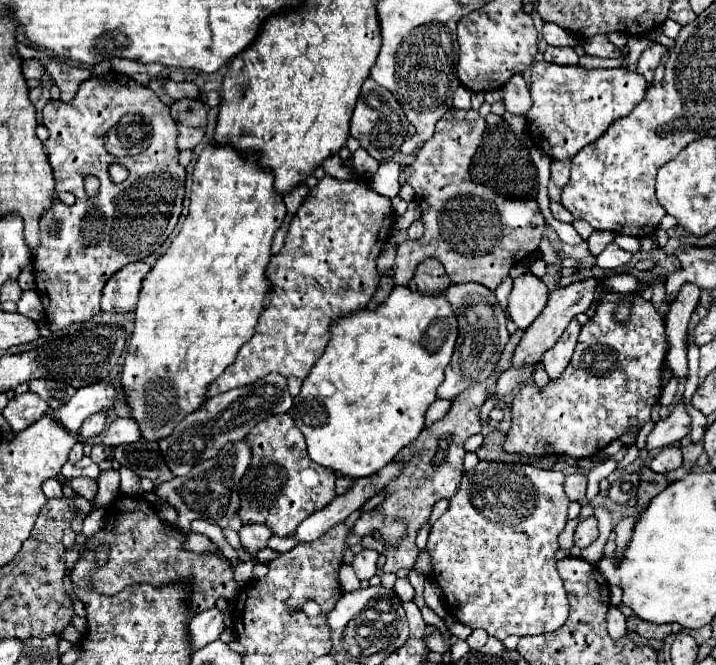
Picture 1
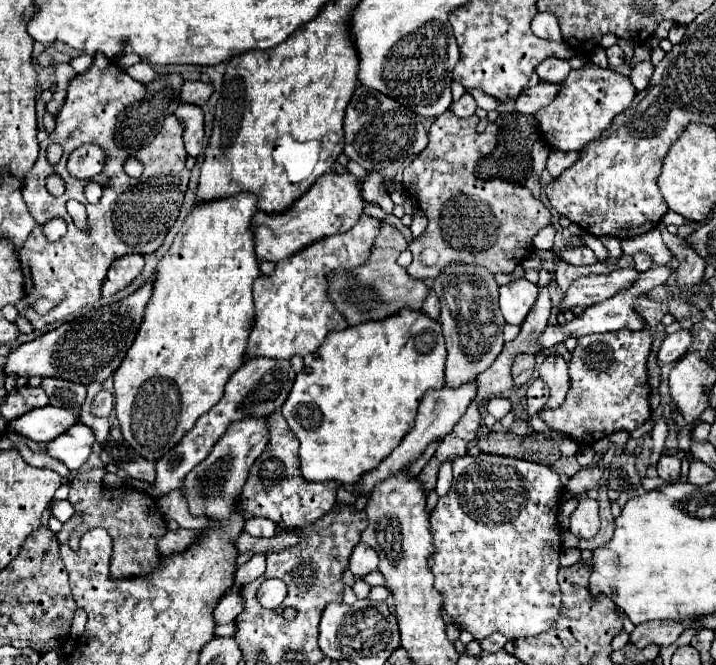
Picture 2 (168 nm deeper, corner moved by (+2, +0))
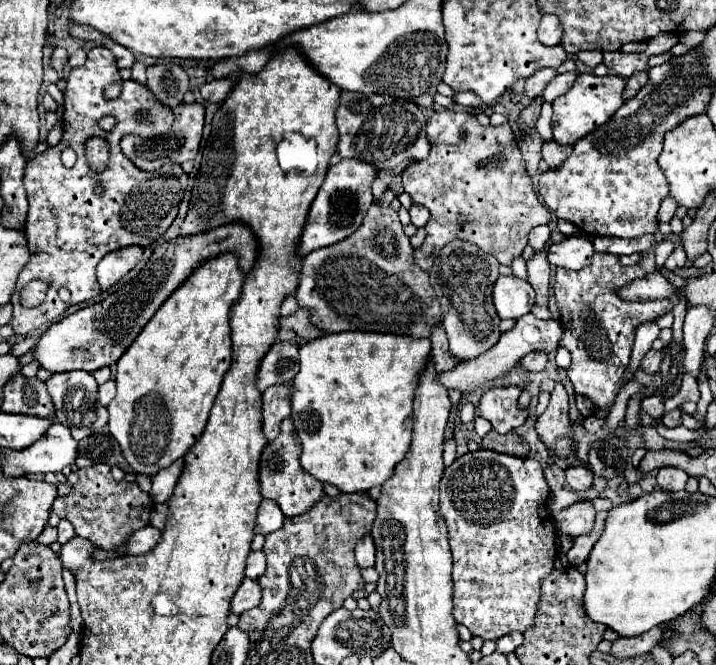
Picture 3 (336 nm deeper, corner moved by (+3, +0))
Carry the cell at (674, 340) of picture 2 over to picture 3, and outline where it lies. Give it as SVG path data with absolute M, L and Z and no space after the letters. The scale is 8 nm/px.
M649 351L643 359L641 359L641 371L645 371L645 373L655 373L657 369L659 369L659 365L661 365L661 355L663 355L663 351Z

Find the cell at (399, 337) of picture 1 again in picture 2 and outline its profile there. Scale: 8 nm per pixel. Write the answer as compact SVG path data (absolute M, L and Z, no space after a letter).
M402 307L402 311L398 311L396 315L390 315L382 321L366 321L354 327L346 327L342 331L332 331L326 341L310 355L304 357L304 369L296 375L294 387L286 399L286 403L282 405L282 415L286 417L290 429L294 431L296 439L300 441L300 469L302 475L310 481L340 481L340 483L356 483L360 479L362 473L374 469L386 455L392 453L394 447L398 447L398 443L402 441L402 437L406 435L406 431L410 431L414 427L414 417L418 411L418 405L422 403L424 395L430 389L442 389L444 385L444 367L446 367L446 343L444 343L444 333L442 333L442 323L428 317L424 311L414 311L412 307Z

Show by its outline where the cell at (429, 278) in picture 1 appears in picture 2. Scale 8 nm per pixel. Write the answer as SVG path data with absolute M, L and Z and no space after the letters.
M432 289L428 291L428 297L424 299L422 311L424 311L426 315L434 317L434 319L438 319L438 315L440 315L440 303L438 303L438 297L436 297L436 293L434 293Z

